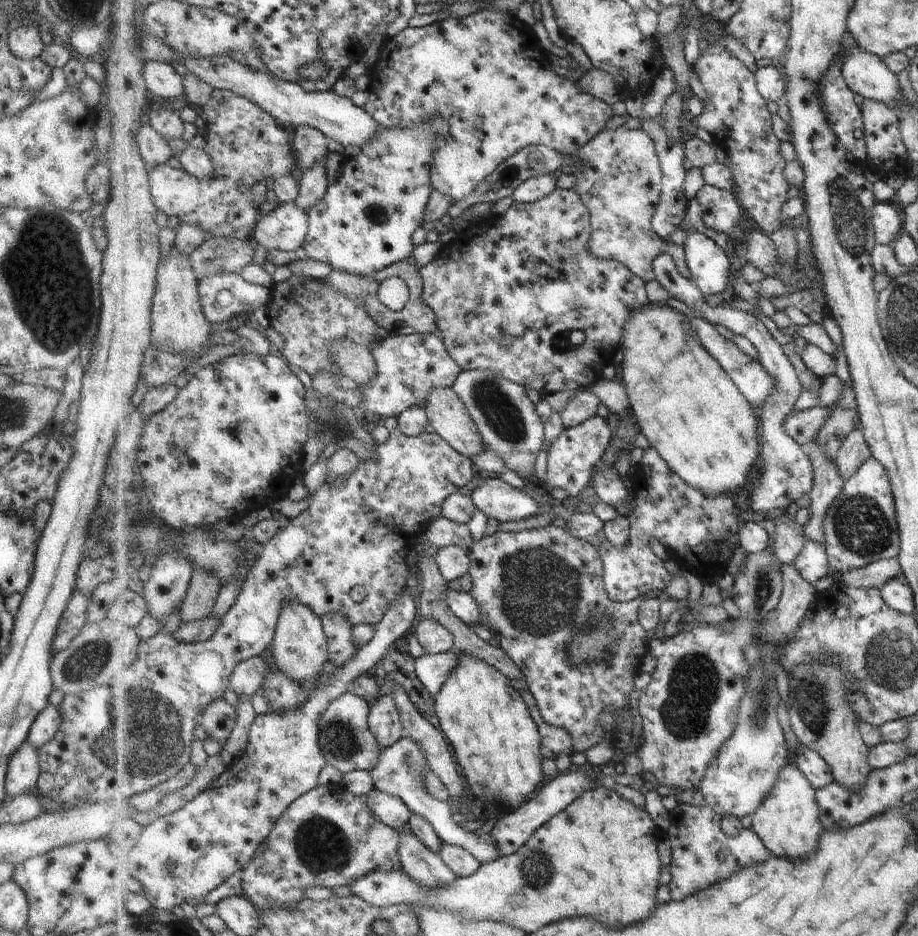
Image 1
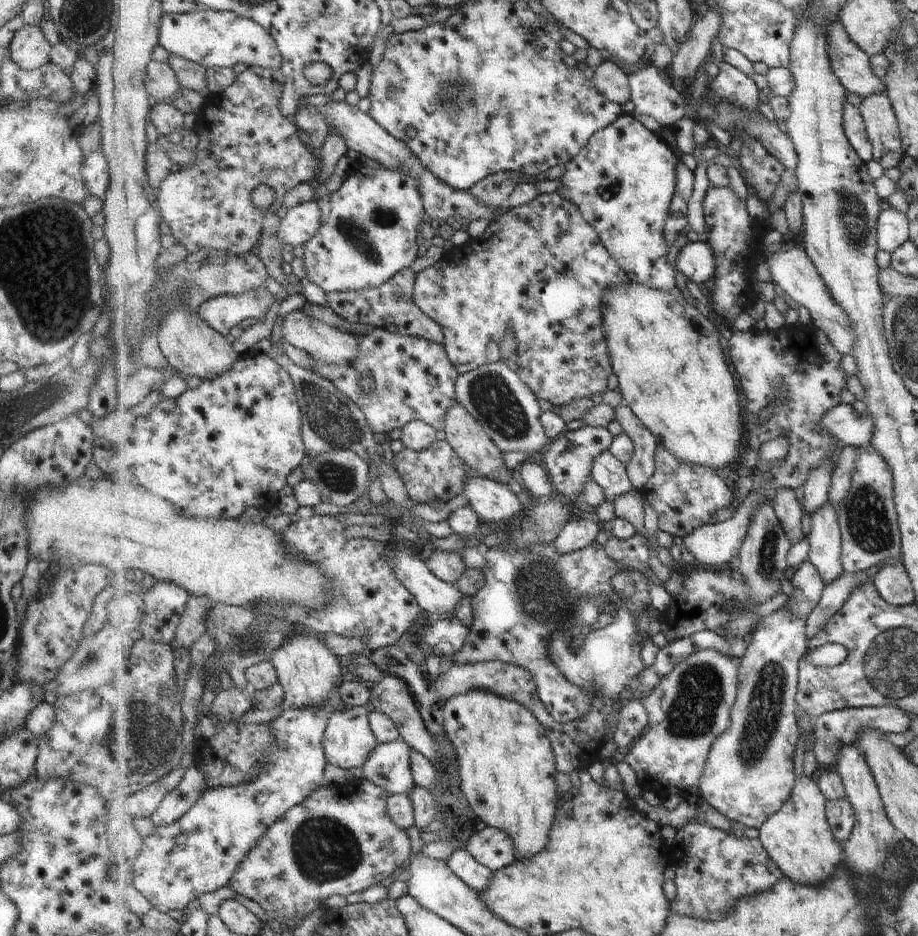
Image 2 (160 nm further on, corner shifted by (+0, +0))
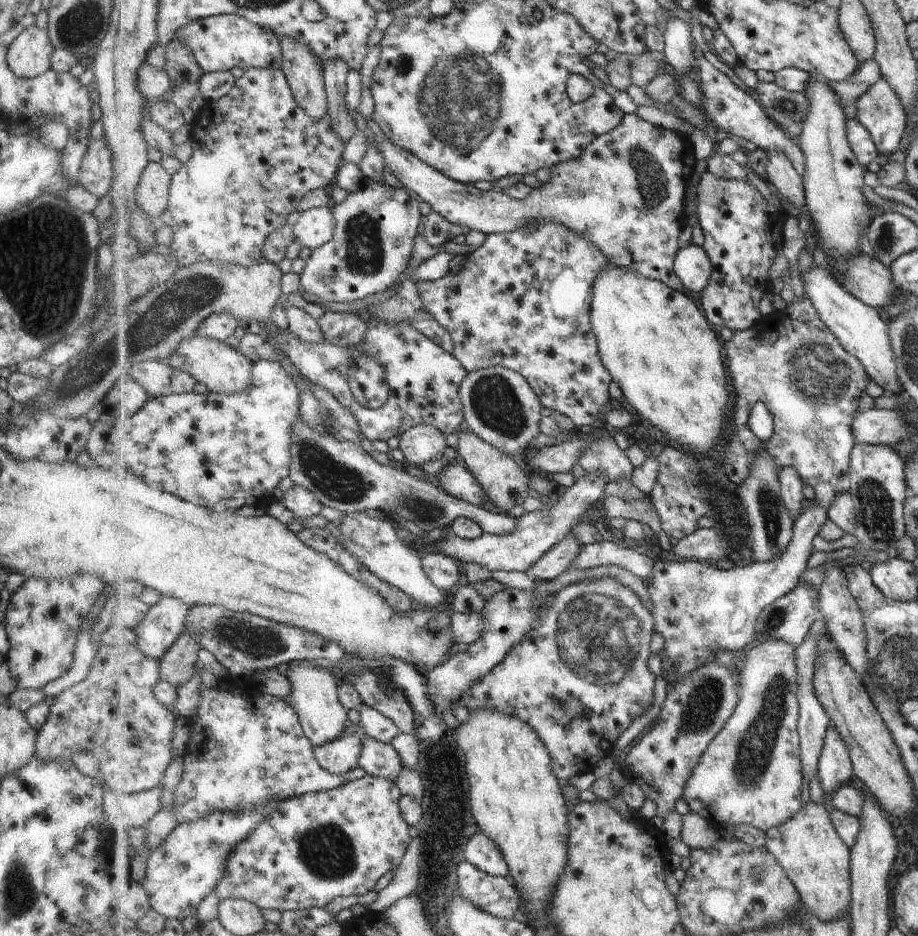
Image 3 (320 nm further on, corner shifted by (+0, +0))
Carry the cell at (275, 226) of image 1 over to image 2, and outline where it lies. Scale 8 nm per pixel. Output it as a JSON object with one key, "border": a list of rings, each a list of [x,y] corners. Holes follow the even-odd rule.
{"border":[[[317,200],[299,204],[287,211],[279,226],[279,242],[283,246],[304,246],[322,228],[322,210]]]}

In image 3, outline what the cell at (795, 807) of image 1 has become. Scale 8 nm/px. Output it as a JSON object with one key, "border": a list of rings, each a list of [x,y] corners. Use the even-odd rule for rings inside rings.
{"border":[[[825,799],[821,802],[809,800],[786,824],[771,828],[766,833],[764,847],[777,858],[787,876],[794,882],[802,898],[802,905],[815,910],[821,920],[837,920],[843,914],[849,914],[851,849],[835,829],[831,808]]]}

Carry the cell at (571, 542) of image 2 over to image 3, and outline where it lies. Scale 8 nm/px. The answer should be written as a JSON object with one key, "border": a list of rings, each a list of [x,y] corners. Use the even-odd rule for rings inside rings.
{"border":[[[570,534],[560,544],[557,544],[543,559],[539,560],[533,568],[529,568],[526,574],[528,578],[535,580],[551,581],[563,572],[569,570],[573,560],[583,552],[585,544],[579,542],[573,534]]]}

